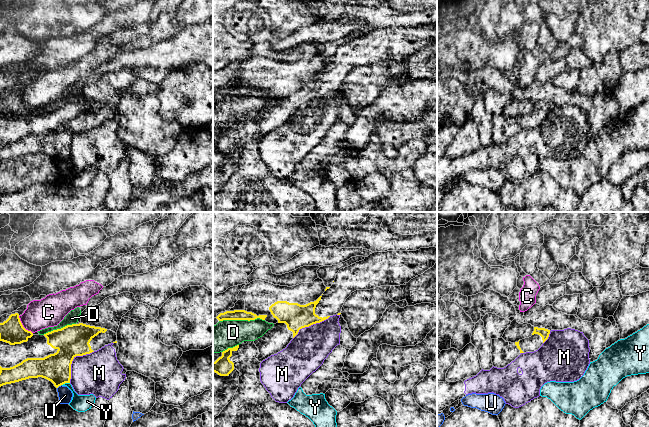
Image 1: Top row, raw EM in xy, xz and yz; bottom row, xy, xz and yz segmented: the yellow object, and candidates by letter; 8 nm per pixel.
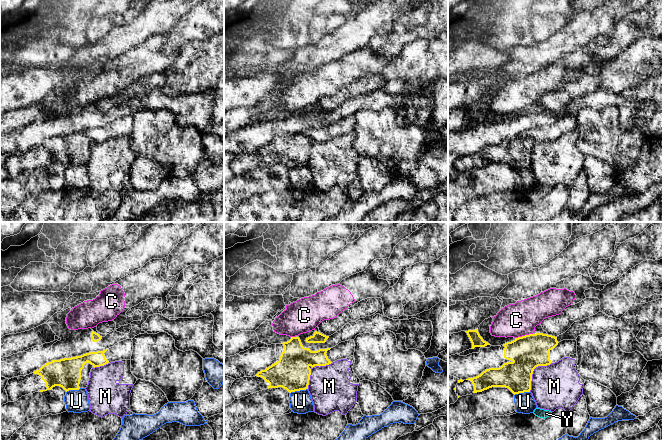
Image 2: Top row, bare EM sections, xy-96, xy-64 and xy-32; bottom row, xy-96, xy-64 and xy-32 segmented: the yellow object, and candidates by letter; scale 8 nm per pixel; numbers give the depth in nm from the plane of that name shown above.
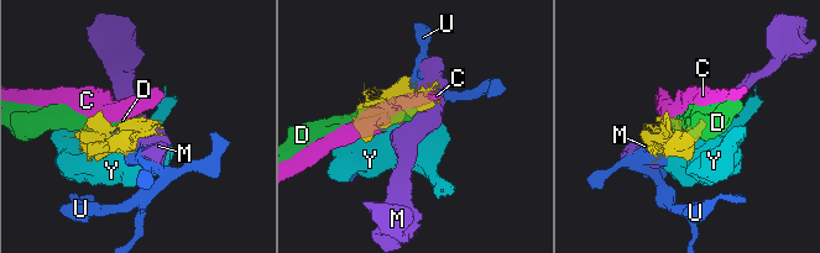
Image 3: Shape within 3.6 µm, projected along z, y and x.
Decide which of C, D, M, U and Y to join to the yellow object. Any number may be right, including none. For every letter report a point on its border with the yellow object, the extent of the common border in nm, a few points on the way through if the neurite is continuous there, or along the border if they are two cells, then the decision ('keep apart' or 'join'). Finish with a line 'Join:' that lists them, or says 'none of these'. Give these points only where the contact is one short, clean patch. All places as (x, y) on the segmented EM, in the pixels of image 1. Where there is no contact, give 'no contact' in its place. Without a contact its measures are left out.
C: contact xy (22, 326); length 180 nm; keep apart
D: contact xz (241, 319); length 360 nm; keep apart
M: contact xy (72, 360); length 320 nm; keep apart
U: contact xy (59, 385); length 50 nm; border xy (61, 384), (57, 388); keep apart
Y: contact xy (65, 382); length 70 nm; keep apart
Join: none of these

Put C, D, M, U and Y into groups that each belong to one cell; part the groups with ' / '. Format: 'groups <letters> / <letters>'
groups C / D / M / U / Y

